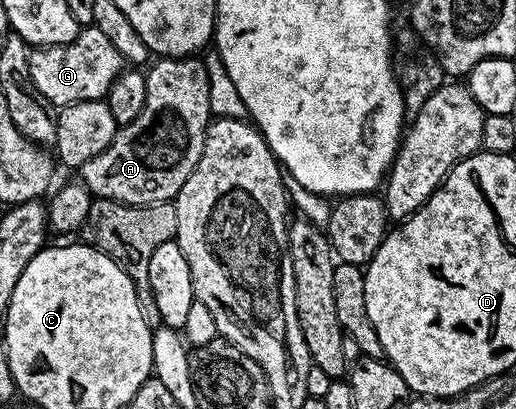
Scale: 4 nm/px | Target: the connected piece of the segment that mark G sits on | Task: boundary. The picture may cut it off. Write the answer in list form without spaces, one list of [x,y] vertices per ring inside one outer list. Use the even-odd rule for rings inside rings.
[[[95,27],[82,28],[74,41],[66,45],[34,48],[29,54],[29,66],[39,95],[53,107],[108,98],[109,89],[123,71],[119,51],[115,51],[111,39]]]

